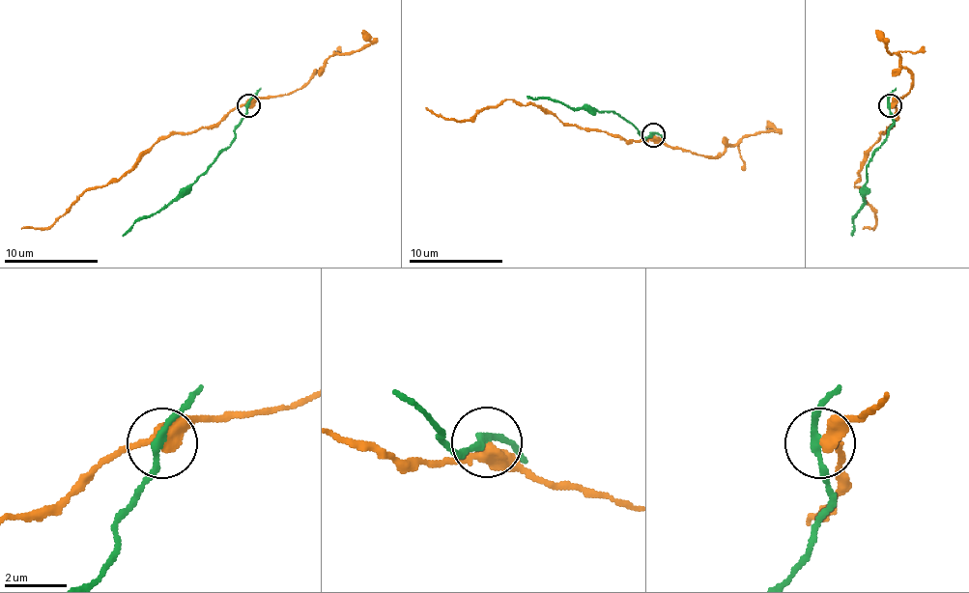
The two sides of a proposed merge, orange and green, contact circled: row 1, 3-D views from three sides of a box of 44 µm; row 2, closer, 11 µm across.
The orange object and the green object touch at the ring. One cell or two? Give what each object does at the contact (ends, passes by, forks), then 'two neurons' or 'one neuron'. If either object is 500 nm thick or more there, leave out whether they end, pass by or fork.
orange passes by | green passes by | two neurons

